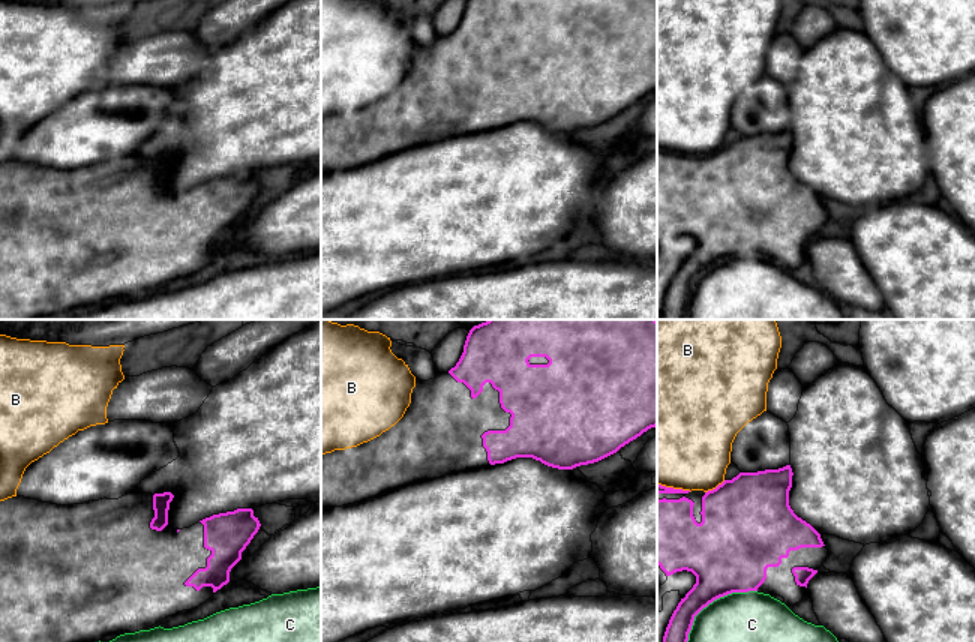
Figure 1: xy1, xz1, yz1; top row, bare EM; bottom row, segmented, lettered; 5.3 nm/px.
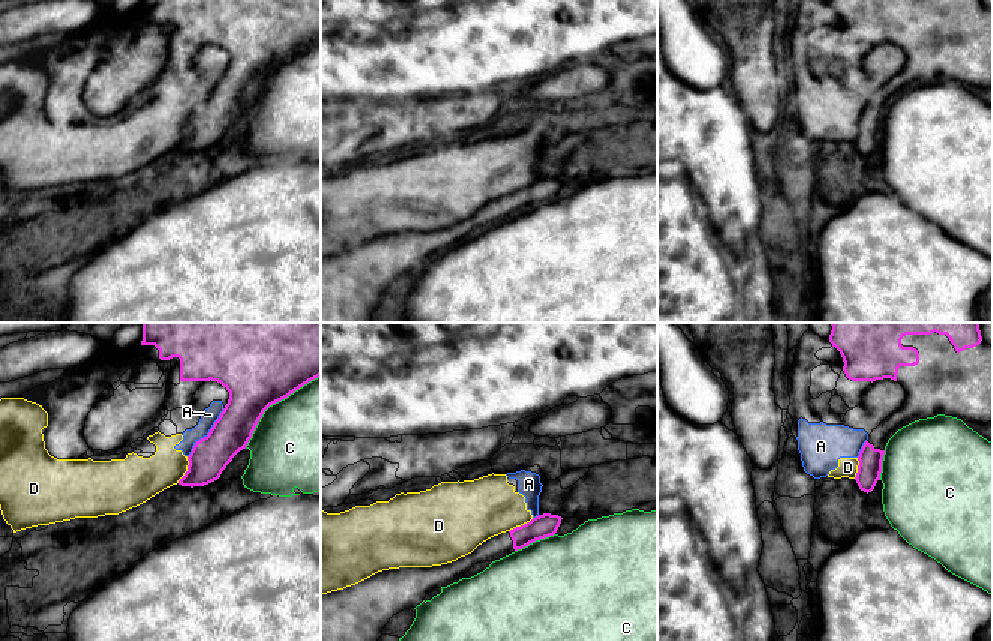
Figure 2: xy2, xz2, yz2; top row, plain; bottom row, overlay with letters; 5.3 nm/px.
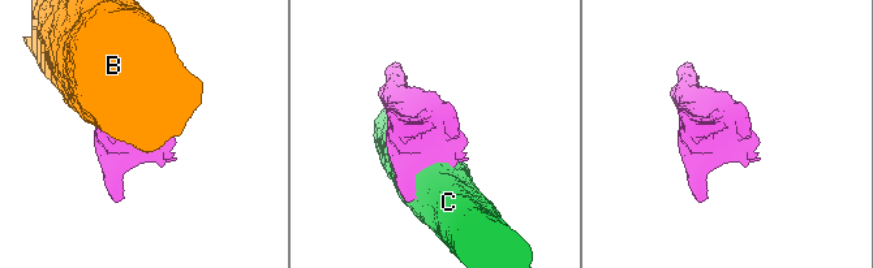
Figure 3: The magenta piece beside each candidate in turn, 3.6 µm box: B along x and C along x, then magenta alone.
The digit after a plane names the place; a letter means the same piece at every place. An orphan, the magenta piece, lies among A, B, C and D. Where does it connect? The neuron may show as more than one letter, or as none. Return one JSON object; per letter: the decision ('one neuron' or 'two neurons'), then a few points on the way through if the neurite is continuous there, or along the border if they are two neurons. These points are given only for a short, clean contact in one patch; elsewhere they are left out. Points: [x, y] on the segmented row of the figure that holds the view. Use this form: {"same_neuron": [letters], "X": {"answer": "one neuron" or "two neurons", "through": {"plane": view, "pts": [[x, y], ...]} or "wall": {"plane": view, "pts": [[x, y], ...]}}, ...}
{"same_neuron": [], "A": {"answer": "two neurons"}, "B": {"answer": "two neurons"}, "C": {"answer": "two neurons"}, "D": {"answer": "two neurons", "wall": {"plane": "xy2", "pts": [[188, 457], [188, 470], [177, 482]]}}}

